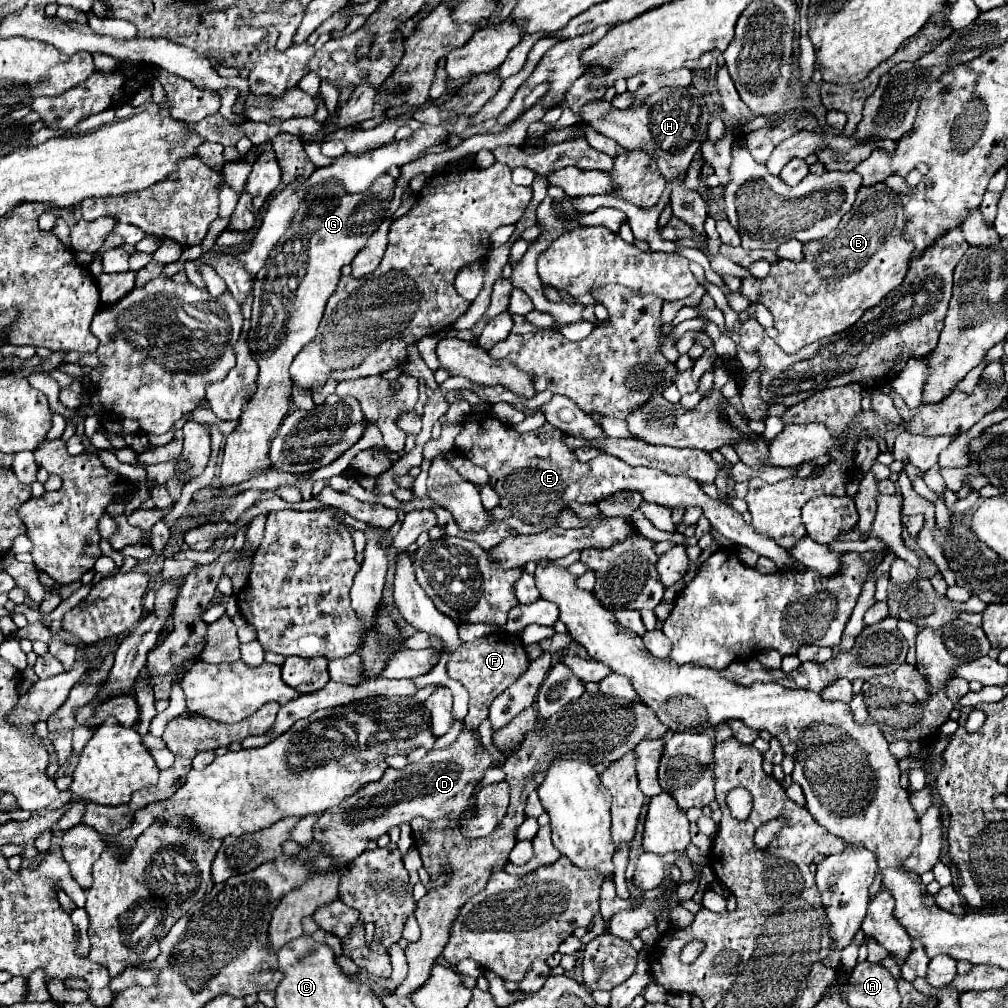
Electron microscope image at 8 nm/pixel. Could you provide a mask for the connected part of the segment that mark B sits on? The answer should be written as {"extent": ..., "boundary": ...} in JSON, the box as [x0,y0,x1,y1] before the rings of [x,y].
{"extent":[741,183,913,355],"boundary":[[[885,183],[859,187],[857,199],[851,211],[841,219],[839,227],[833,229],[827,237],[807,241],[803,245],[805,259],[801,263],[781,259],[779,263],[771,265],[771,271],[765,279],[755,279],[755,277],[743,279],[741,295],[747,297],[749,301],[763,303],[771,311],[775,319],[775,329],[779,331],[777,345],[785,353],[793,355],[809,343],[845,331],[847,327],[853,327],[853,323],[863,315],[867,307],[877,305],[889,291],[901,285],[913,261],[913,247],[911,243],[907,243],[907,239],[903,239],[905,219],[901,211],[903,211],[901,195],[889,189]]]}

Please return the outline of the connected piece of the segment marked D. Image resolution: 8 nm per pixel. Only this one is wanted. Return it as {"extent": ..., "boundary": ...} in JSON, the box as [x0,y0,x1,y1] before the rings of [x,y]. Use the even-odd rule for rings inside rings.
{"extent":[313,731,493,863],"boundary":[[[461,731],[451,749],[429,751],[419,763],[409,763],[407,769],[387,769],[379,781],[361,787],[341,805],[323,811],[313,827],[313,837],[323,843],[333,857],[351,863],[367,849],[369,841],[379,839],[391,827],[411,823],[415,817],[451,817],[461,823],[463,835],[470,834],[467,828],[469,819],[463,815],[463,809],[467,807],[473,787],[483,779],[483,771],[489,765],[493,765],[491,755],[485,749],[475,753],[475,737],[469,731]]]}

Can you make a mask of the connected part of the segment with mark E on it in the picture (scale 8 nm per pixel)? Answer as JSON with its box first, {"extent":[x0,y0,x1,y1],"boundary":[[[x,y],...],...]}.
{"extent":[455,413,805,571],"boundary":[[[471,413],[467,415],[461,433],[455,439],[457,451],[467,457],[473,465],[483,467],[489,473],[489,485],[499,495],[499,507],[519,513],[521,519],[529,519],[533,515],[549,515],[557,513],[567,503],[577,501],[583,505],[597,503],[615,495],[617,491],[637,491],[643,495],[645,501],[653,501],[667,509],[677,507],[701,507],[703,515],[711,521],[713,529],[727,537],[731,543],[745,545],[759,555],[765,555],[777,563],[779,569],[791,571],[805,571],[801,563],[789,557],[789,553],[779,547],[771,537],[755,533],[751,525],[747,525],[739,513],[735,513],[727,501],[713,501],[701,491],[701,485],[695,479],[687,479],[683,475],[667,475],[663,471],[647,469],[647,467],[633,467],[615,459],[613,455],[599,455],[587,463],[579,461],[573,447],[565,445],[565,435],[551,423],[545,423],[541,429],[533,433],[519,433],[513,427],[503,425],[499,419],[491,417],[489,413]]]}

